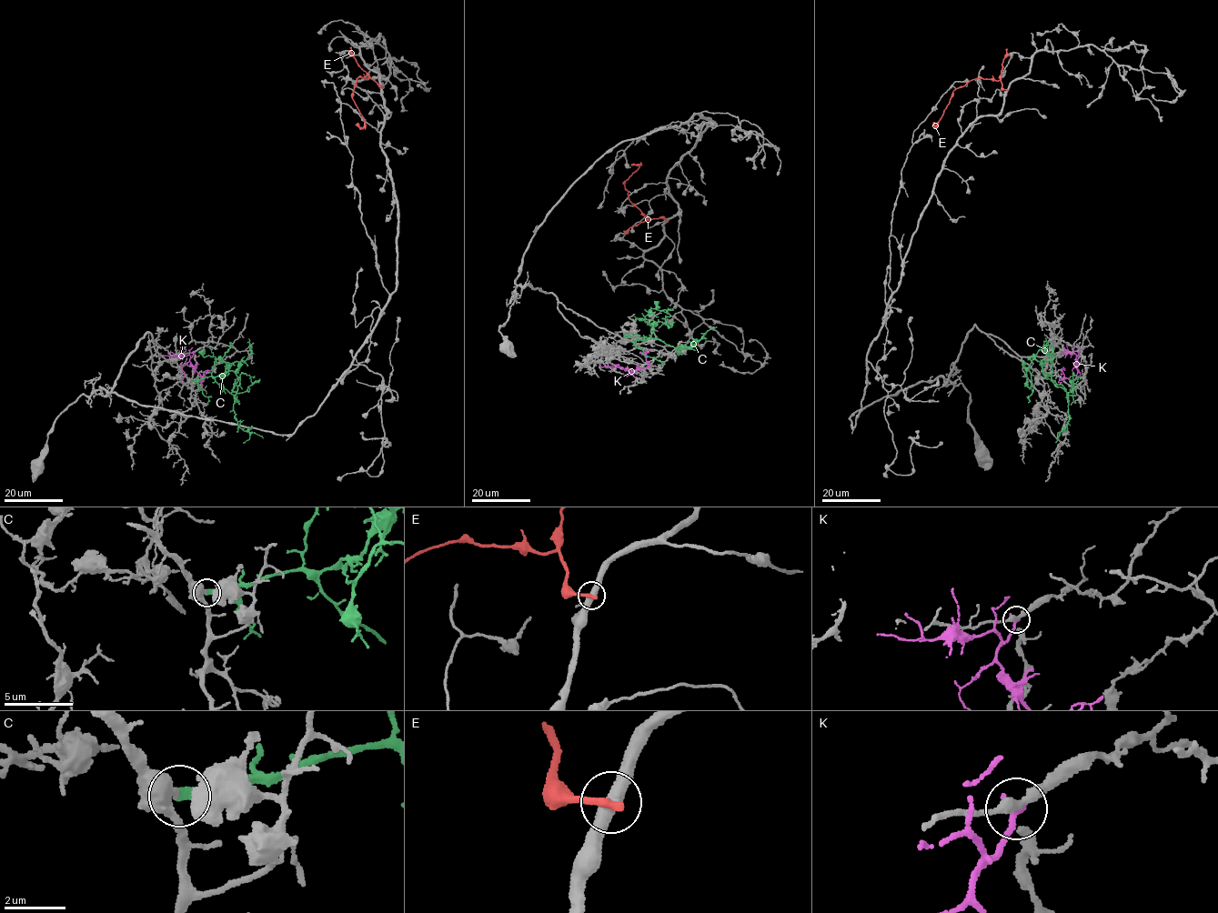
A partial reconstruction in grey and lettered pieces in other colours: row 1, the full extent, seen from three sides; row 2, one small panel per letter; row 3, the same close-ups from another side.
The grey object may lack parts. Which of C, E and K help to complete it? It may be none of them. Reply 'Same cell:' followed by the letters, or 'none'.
Same cell: C

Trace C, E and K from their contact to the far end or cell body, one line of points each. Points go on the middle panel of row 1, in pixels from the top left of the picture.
C: (629, 341), (659, 339), (667, 345), (689, 347), (717, 326)
E: (667, 221), (649, 218), (629, 200), (623, 183), (640, 166), (631, 164)
K: (633, 373), (631, 370), (648, 366), (644, 354), (649, 349)

